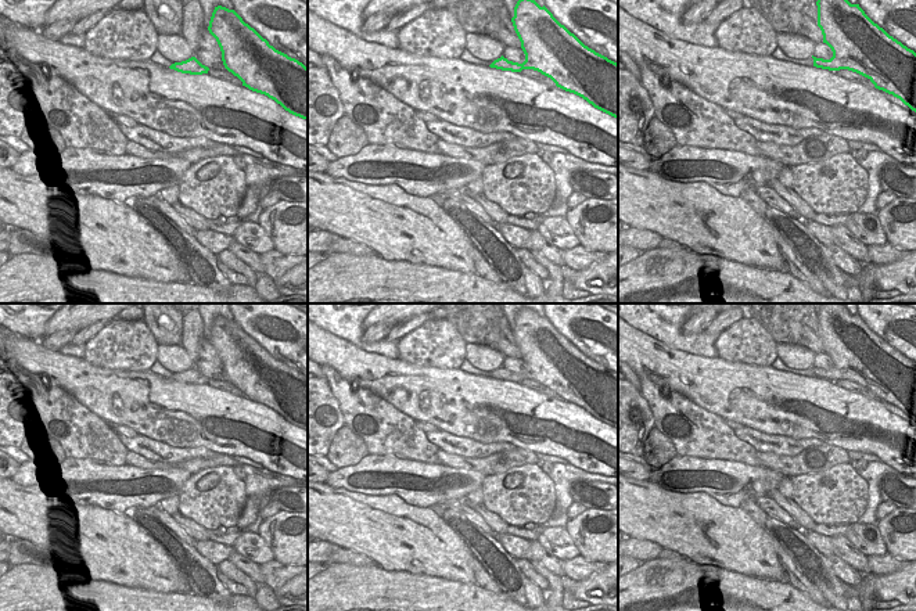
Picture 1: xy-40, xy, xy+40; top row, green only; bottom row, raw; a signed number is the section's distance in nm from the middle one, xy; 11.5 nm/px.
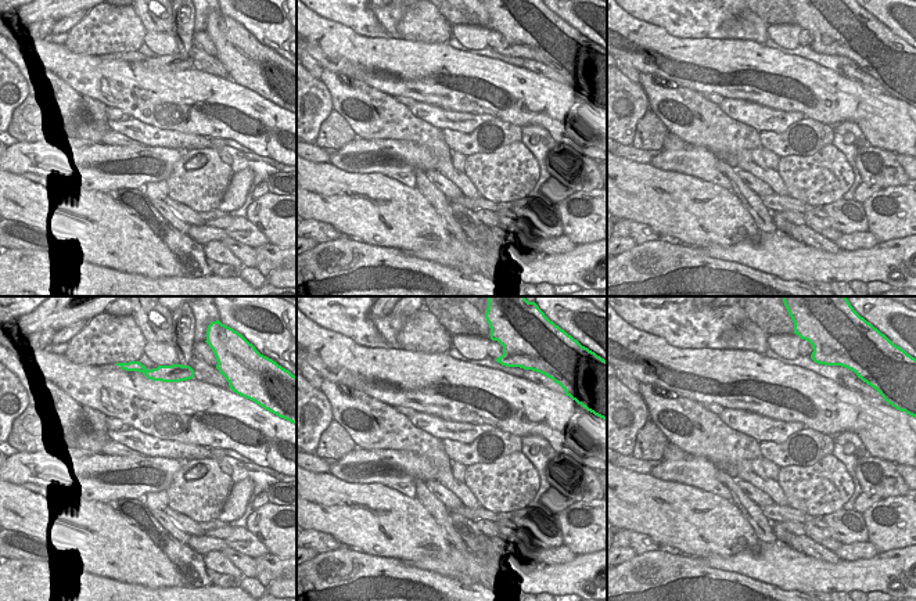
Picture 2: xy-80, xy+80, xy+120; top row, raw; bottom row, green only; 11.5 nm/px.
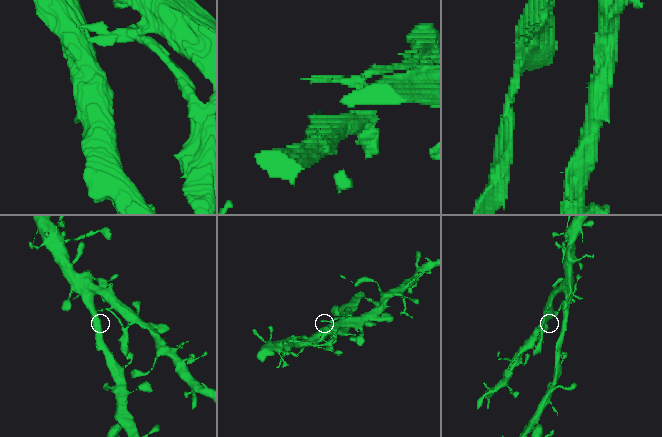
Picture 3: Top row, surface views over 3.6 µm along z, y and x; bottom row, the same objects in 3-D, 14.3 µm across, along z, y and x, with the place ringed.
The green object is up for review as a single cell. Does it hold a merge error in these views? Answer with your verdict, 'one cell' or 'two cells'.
two cells

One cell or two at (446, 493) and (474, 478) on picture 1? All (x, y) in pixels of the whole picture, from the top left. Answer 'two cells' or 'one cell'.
one cell

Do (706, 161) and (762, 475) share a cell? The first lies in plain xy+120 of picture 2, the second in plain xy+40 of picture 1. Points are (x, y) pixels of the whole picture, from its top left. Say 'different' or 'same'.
same

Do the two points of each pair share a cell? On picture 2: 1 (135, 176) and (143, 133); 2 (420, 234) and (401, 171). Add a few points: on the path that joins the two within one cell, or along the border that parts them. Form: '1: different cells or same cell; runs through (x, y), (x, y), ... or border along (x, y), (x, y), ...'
1: different cells; border along (144, 143), (153, 147), (172, 147), (176, 150)
2: different cells; border along (374, 173), (383, 173), (416, 189)

